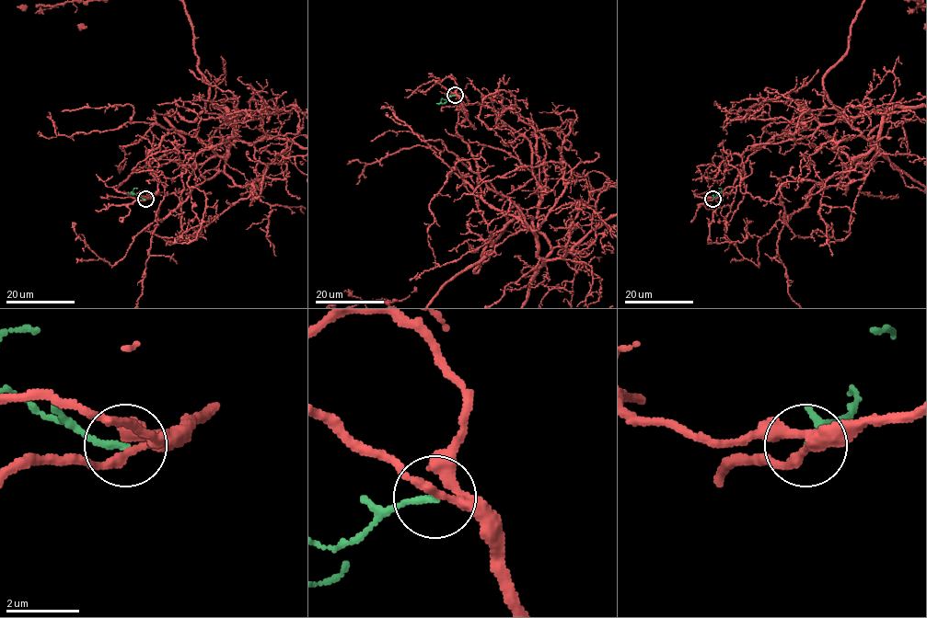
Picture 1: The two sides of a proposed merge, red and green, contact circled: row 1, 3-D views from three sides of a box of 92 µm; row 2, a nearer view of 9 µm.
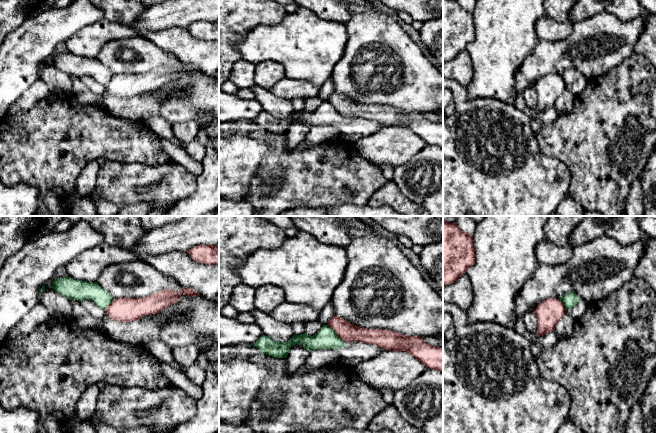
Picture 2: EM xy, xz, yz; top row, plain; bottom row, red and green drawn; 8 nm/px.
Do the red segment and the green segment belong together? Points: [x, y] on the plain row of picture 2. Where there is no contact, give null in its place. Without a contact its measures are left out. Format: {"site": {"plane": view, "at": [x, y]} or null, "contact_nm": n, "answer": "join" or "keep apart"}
{"site": {"plane": "xz", "at": [335, 108]}, "contact_nm": 190, "answer": "keep apart"}

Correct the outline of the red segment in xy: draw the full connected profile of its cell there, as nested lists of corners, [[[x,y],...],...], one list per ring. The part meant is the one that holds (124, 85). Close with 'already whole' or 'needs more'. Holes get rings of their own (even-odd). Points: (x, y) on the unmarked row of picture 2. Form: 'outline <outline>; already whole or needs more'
outline [[[182,63],[180,68],[164,65],[142,74],[114,74],[105,88],[115,97],[132,98],[140,96],[146,91],[160,89],[163,85],[177,78],[182,70],[200,72],[195,66],[186,63]]]; already whole

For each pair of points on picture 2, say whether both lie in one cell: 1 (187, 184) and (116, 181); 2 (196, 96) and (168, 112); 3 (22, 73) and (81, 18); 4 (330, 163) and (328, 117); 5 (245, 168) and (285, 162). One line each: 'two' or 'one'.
1: one
2: one
3: one
4: two
5: two

